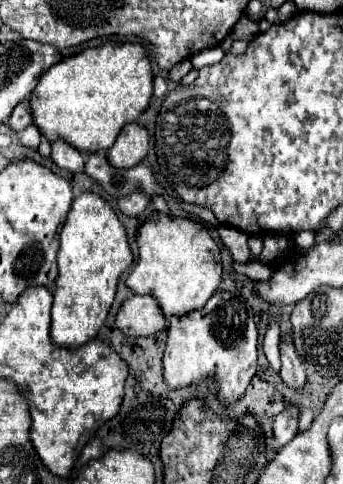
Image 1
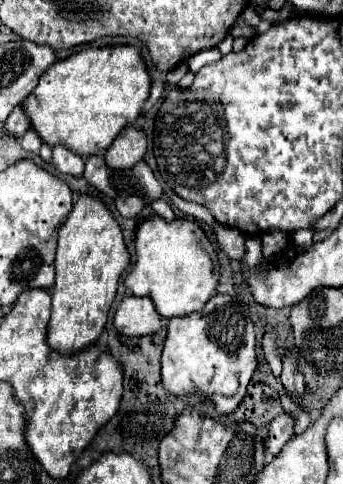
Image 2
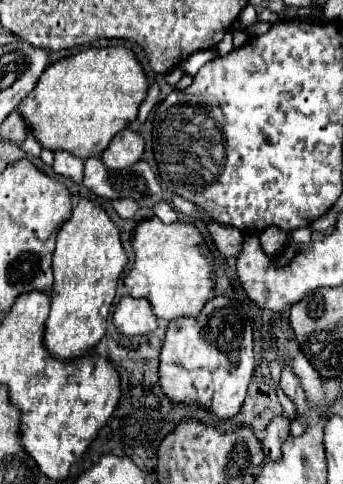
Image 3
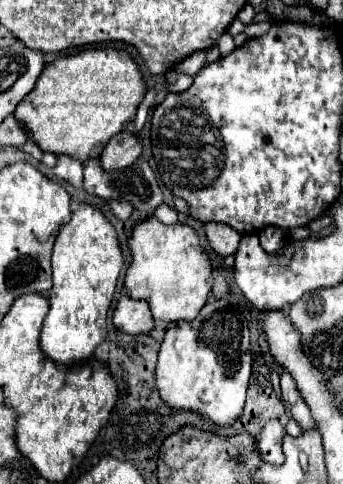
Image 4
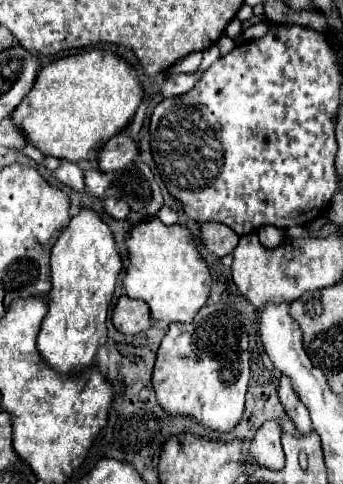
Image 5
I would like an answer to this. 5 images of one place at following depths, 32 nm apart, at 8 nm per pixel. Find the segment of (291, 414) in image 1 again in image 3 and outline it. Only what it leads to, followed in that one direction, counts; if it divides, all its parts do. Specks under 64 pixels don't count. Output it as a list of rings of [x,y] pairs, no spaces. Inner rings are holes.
[[[276,416],[272,422],[266,426],[266,438],[262,440],[264,454],[270,456],[272,460],[280,460],[280,448],[290,436],[290,418],[286,416]]]

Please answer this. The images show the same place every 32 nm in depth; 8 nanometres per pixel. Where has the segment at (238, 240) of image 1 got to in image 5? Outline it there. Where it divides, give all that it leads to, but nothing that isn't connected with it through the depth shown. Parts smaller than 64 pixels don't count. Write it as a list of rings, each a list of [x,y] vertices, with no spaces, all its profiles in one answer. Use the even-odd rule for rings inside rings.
[[[204,222],[202,224],[202,240],[208,246],[208,250],[216,256],[226,256],[232,254],[240,236],[232,232],[232,228],[218,224],[218,222]]]

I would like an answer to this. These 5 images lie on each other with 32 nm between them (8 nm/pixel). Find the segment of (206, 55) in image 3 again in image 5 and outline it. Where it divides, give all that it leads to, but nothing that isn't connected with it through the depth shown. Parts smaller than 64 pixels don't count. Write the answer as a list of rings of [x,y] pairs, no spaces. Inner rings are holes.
[[[192,52],[192,54],[188,54],[184,60],[176,62],[176,64],[170,68],[170,72],[172,72],[172,74],[180,74],[180,72],[194,74],[194,72],[198,70],[200,62],[202,62],[202,52]]]

